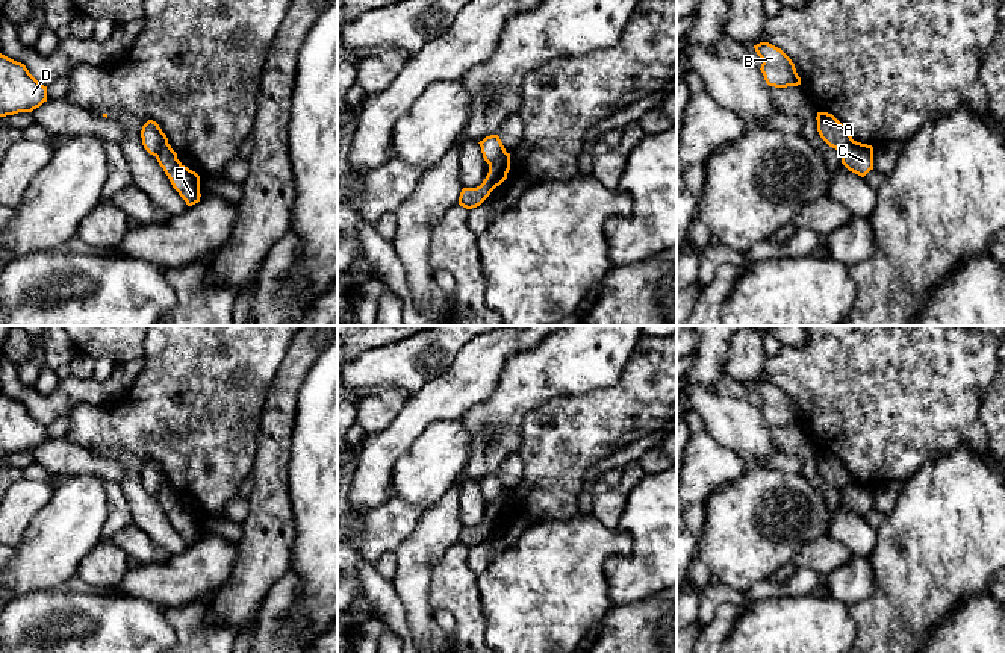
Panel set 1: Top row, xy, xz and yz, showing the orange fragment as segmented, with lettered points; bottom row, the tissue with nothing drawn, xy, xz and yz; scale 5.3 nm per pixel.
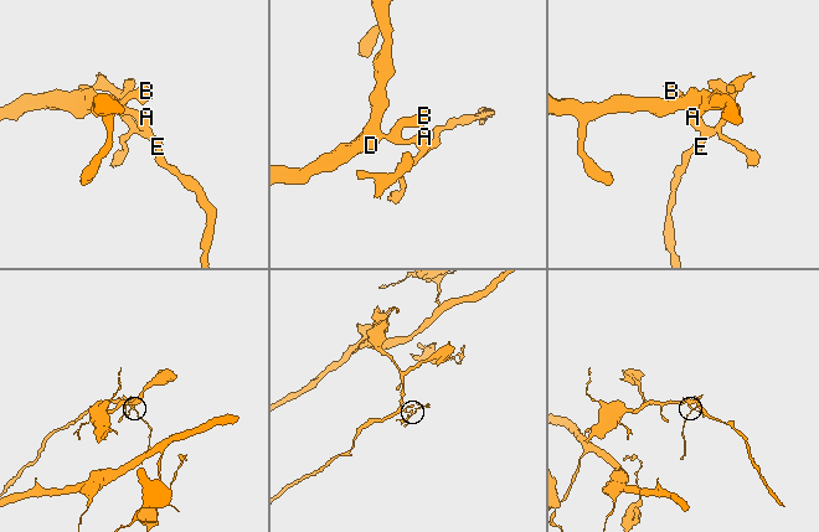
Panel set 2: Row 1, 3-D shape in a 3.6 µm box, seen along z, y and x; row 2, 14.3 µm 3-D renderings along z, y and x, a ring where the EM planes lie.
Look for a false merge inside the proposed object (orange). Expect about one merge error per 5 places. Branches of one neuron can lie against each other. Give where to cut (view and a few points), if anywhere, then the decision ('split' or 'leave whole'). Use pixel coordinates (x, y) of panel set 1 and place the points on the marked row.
cut in xz along (506, 152), (489, 165); split

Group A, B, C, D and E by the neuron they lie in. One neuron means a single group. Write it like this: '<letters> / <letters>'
A B D / C E

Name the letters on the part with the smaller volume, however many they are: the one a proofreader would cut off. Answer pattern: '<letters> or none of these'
C, E

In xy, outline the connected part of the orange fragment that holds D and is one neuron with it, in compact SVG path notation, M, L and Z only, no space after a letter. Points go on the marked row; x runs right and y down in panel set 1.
M0 53L0 117L32 112L47 102L47 86L26 68Z

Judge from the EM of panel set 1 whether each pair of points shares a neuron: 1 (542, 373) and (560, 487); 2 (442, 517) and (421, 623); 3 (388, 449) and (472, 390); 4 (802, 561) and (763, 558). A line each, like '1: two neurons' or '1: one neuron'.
1: two neurons
2: one neuron
3: one neuron
4: two neurons

